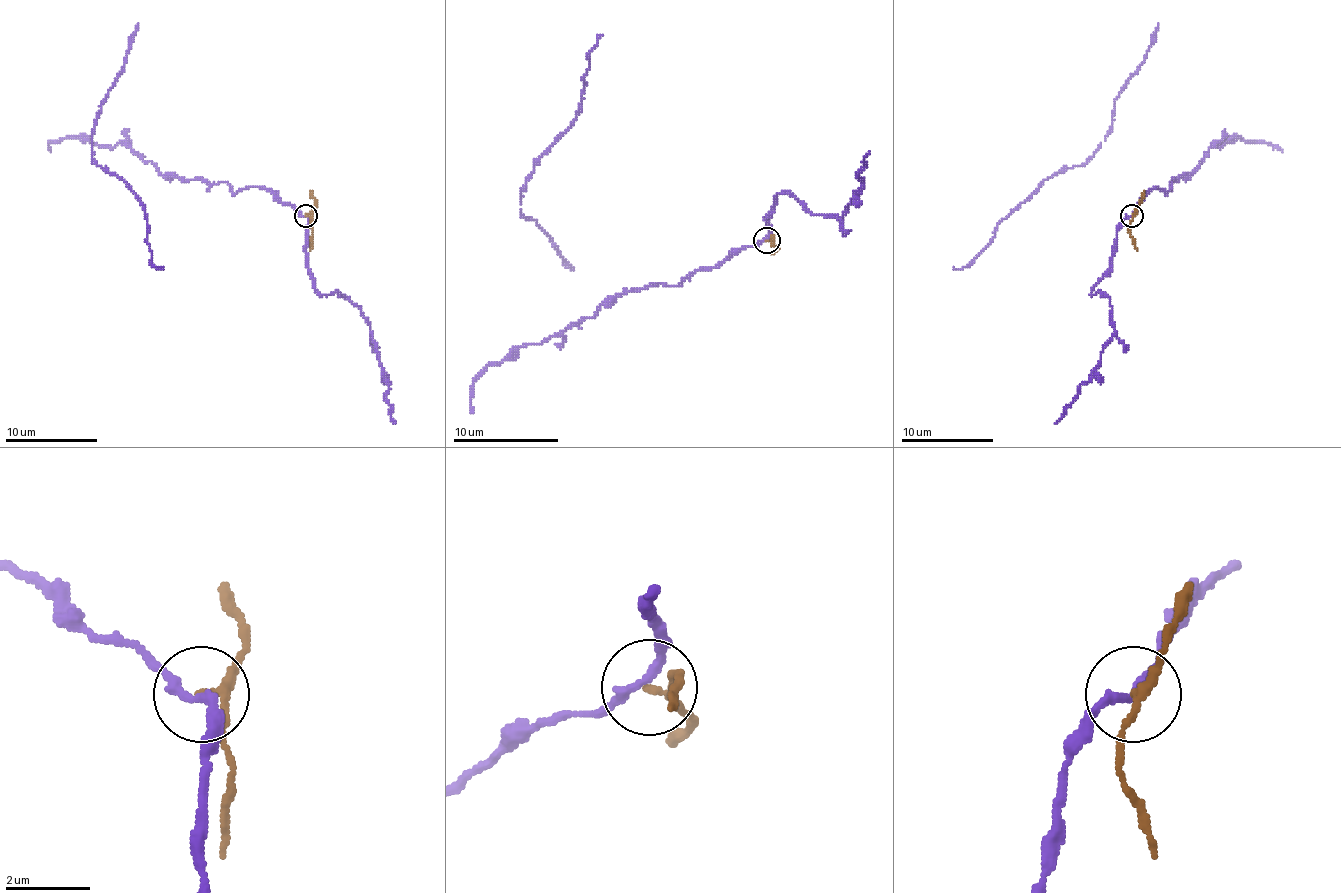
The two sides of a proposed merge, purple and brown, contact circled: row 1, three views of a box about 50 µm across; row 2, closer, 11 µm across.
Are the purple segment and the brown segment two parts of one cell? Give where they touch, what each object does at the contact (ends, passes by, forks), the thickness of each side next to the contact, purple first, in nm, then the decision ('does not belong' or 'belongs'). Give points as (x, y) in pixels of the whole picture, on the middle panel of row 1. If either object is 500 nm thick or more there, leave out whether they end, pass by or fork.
place (767, 240); purple passes by; brown passes by; calibres 190 and 170 nm; does not belong

